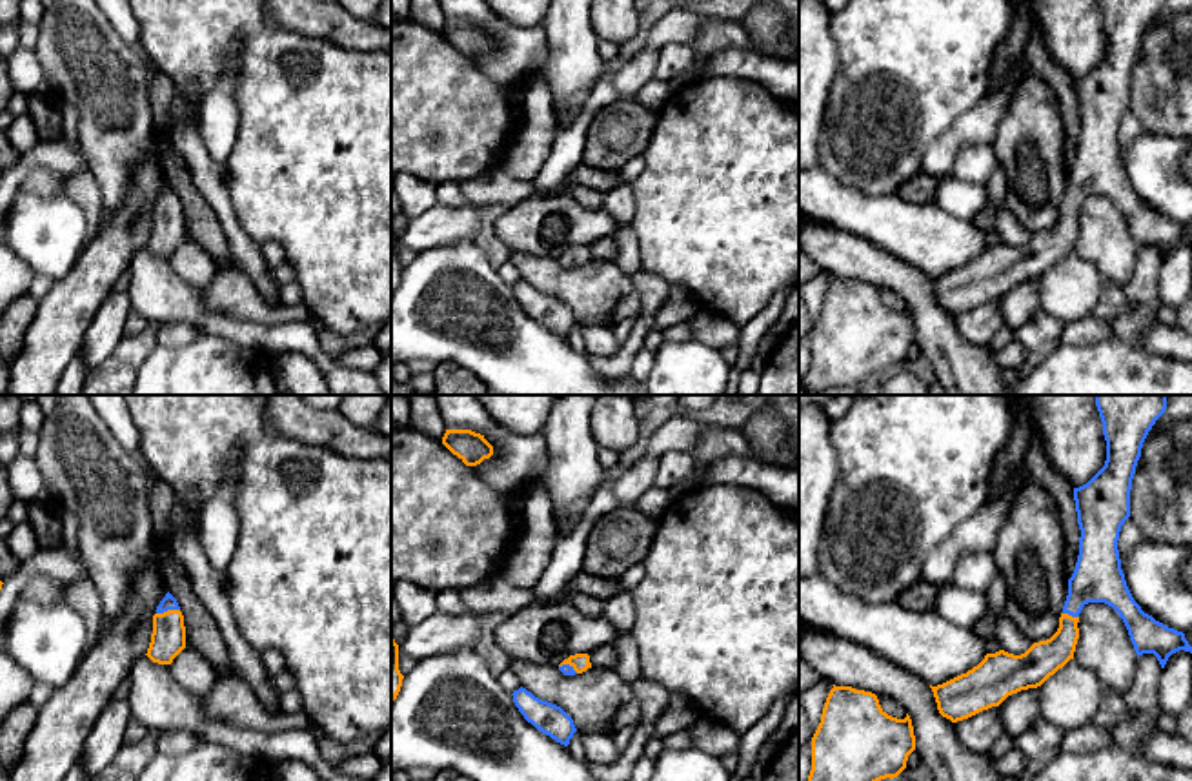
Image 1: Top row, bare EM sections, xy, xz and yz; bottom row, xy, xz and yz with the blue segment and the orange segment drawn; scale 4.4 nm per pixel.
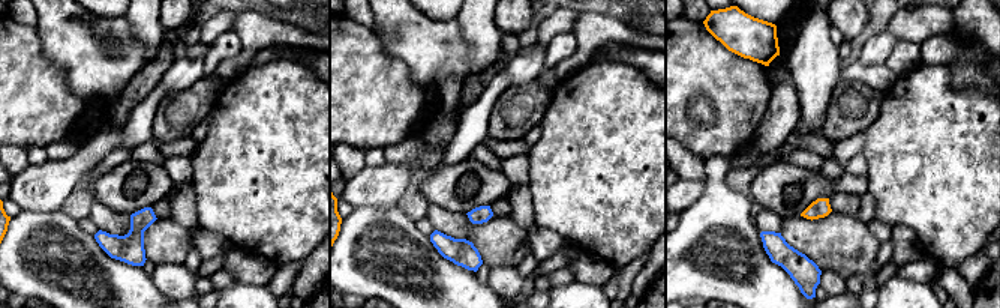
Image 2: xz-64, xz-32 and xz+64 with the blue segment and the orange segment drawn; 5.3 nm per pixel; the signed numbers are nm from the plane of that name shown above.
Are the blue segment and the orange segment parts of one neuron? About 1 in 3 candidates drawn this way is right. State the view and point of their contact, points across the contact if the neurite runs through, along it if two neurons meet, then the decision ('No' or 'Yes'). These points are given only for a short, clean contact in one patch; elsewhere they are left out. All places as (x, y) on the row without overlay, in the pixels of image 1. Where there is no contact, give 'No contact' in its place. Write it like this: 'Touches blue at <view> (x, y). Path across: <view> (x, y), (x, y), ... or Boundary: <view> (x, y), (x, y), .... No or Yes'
Touches blue at xy (168, 201). Path across: xy (168, 195), (168, 201), (168, 232). Yes

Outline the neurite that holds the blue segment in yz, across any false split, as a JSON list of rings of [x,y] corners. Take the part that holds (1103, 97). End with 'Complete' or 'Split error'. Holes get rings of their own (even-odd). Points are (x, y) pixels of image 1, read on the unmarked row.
[[[1097,0],[1106,33],[1105,58],[1083,78],[1074,80],[1081,122],[1076,162],[1057,224],[1034,235],[1025,246],[1005,242],[943,277],[932,279],[937,302],[952,315],[999,299],[1008,288],[1041,279],[1074,251],[1079,206],[1088,195],[1105,195],[1123,211],[1134,242],[1154,246],[1165,260],[1168,249],[1192,238],[1183,224],[1165,218],[1134,193],[1117,142],[1119,124],[1130,109],[1130,82],[1143,35],[1167,0]]]. Split error

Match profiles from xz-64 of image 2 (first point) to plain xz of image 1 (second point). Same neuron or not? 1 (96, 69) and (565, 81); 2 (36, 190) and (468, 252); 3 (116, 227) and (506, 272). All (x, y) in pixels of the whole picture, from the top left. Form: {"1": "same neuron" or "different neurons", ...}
{"1": "different neurons", "2": "different neurons", "3": "different neurons"}

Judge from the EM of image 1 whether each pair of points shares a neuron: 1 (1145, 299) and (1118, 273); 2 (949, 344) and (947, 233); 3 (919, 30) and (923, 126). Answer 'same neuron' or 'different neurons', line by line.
1: different neurons
2: different neurons
3: same neuron

